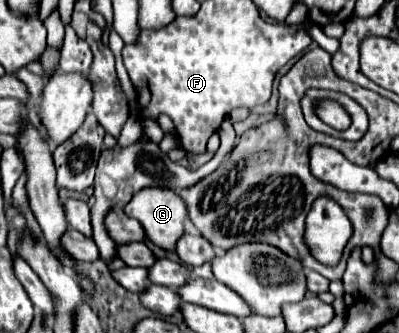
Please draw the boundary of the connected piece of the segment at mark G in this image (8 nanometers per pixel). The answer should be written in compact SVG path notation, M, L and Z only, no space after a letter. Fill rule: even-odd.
M160 186L138 190L124 206L124 212L144 226L148 240L166 250L176 248L188 214L184 200L174 190Z

